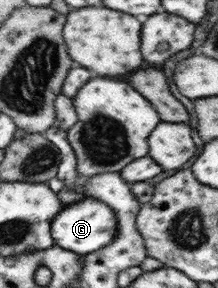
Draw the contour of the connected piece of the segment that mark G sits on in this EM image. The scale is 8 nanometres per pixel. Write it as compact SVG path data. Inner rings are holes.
M85 197L81 201L73 202L69 208L61 210L52 221L52 237L56 239L56 246L64 250L71 250L79 256L97 253L118 236L118 218L109 205L96 198Z

